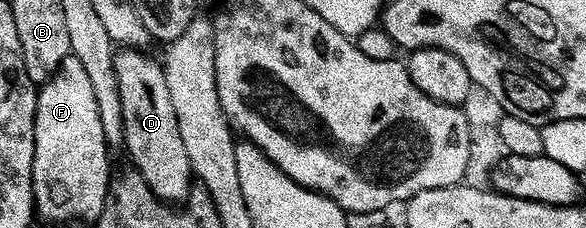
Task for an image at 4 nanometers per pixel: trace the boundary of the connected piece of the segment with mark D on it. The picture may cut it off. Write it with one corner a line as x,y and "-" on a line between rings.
122,48
114,55
116,84
120,84
120,105
124,111
124,150
130,153
133,167
148,184
155,198
167,204
185,203
192,183
192,171
188,160
188,151
184,148
184,139
180,136
180,124
176,120
176,108
172,108
172,92
168,92
168,80
161,61
149,58
146,52
138,48

